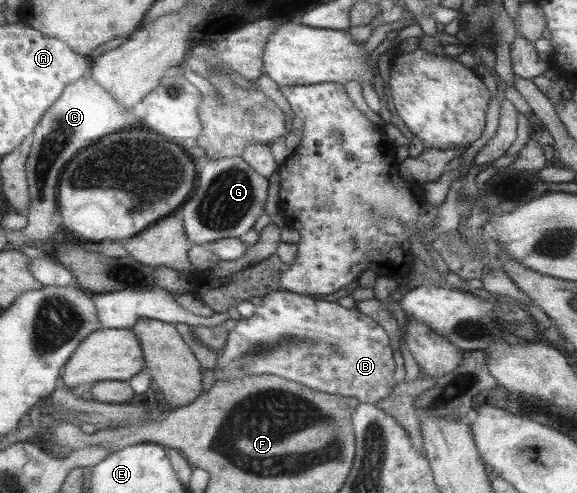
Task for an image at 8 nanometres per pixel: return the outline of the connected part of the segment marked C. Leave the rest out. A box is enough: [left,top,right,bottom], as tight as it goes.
[19,71,145,253]

